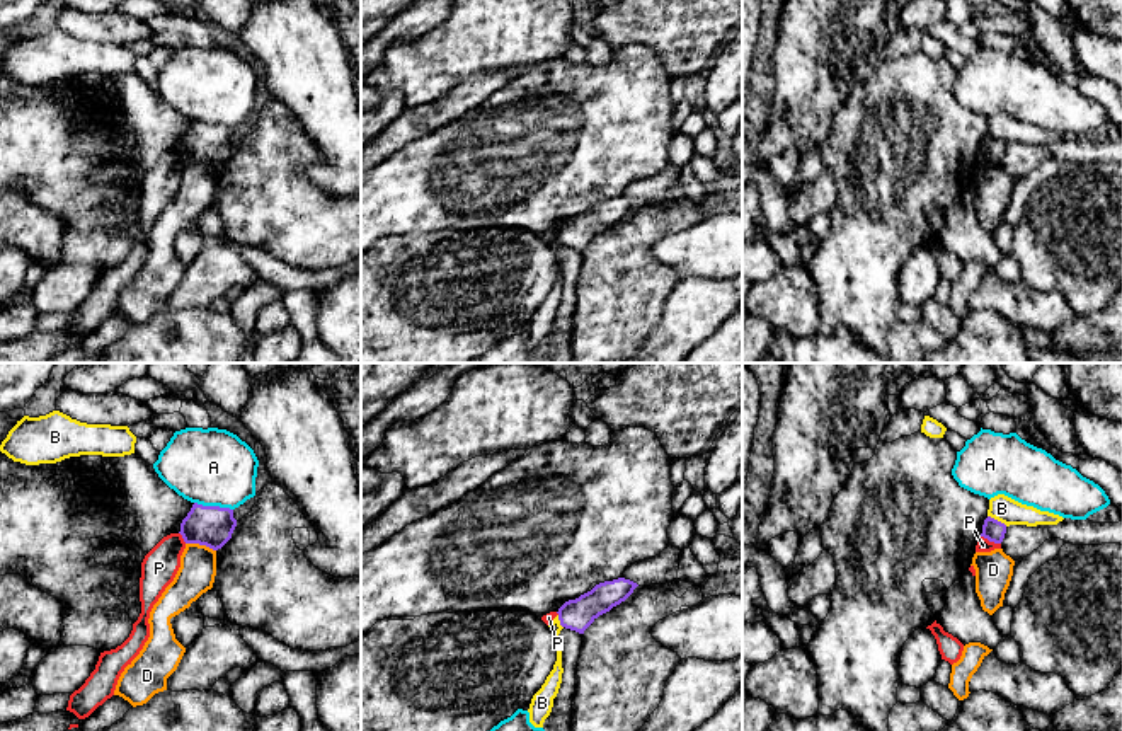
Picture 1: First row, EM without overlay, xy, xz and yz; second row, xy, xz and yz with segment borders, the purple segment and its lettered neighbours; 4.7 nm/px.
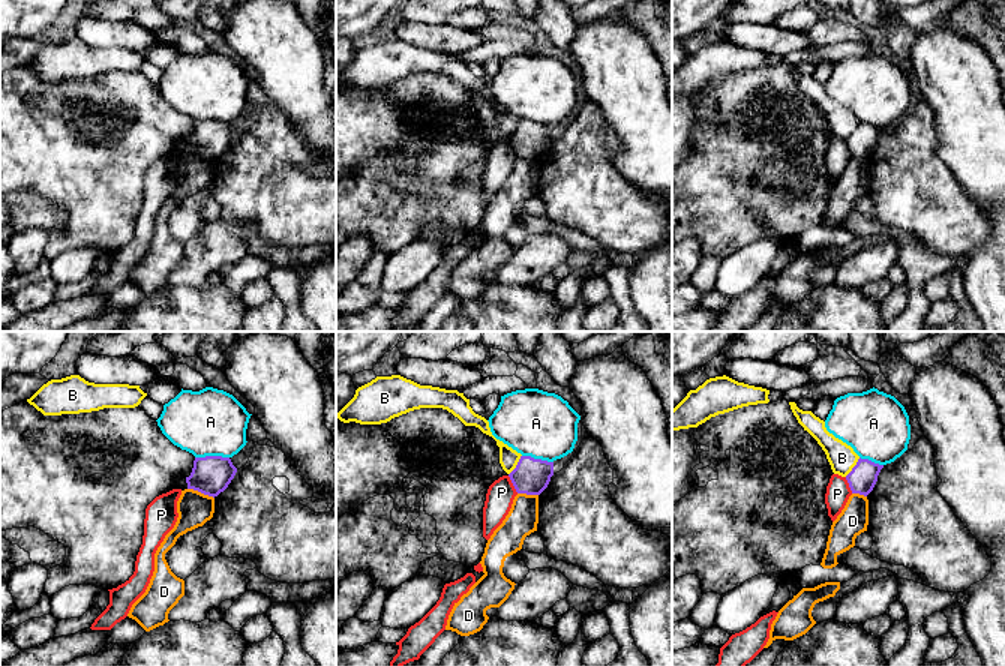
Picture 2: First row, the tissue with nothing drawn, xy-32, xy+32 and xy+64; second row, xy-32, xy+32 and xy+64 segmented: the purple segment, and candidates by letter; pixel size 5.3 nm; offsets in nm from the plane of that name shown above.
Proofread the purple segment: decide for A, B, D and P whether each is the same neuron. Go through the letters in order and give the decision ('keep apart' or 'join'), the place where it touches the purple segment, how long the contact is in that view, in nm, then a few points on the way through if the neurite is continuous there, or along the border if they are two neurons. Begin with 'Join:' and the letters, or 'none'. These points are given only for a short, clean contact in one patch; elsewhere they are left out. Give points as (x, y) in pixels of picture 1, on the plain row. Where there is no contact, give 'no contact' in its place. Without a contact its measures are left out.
Join: none
A: keep apart; meets purple in xy at (213, 125); contact 190 nm long
B: keep apart; meets purple in yz at (996, 138); contact 110 nm long; border along yz (988, 133), (1007, 143)
D: keep apart; meets purple in xy at (201, 162); contact 150 nm long; border along xy (186, 161), (208, 164), (215, 169)
P: keep apart; meets purple in yz at (991, 159); contact 100 nm long; border along yz (981, 154), (1000, 162)

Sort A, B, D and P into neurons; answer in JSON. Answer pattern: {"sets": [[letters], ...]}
{"sets": [["A"], ["B"], ["D"], ["P"]]}

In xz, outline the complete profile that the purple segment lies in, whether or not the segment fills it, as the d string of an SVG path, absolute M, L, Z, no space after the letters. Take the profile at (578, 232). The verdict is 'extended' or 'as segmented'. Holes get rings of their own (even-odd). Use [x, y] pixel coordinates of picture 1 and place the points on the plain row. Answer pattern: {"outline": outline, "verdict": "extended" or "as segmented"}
{"outline": "M625 196L596 203L591 210L565 220L558 227L560 244L584 252L599 233L625 220L637 204L637 201Z", "verdict": "as segmented"}

